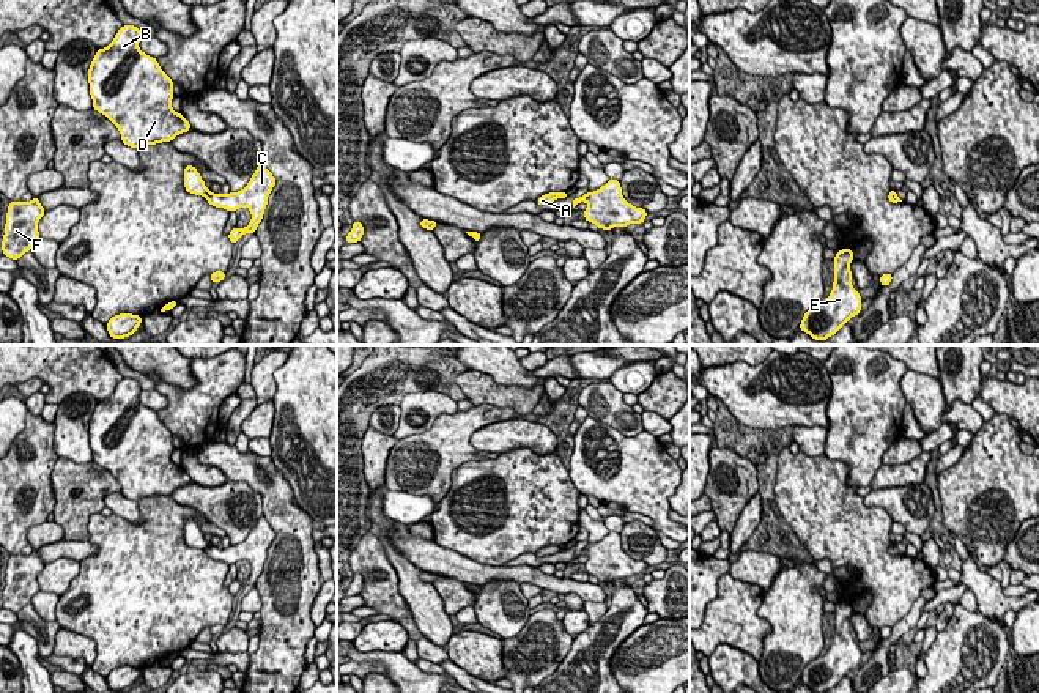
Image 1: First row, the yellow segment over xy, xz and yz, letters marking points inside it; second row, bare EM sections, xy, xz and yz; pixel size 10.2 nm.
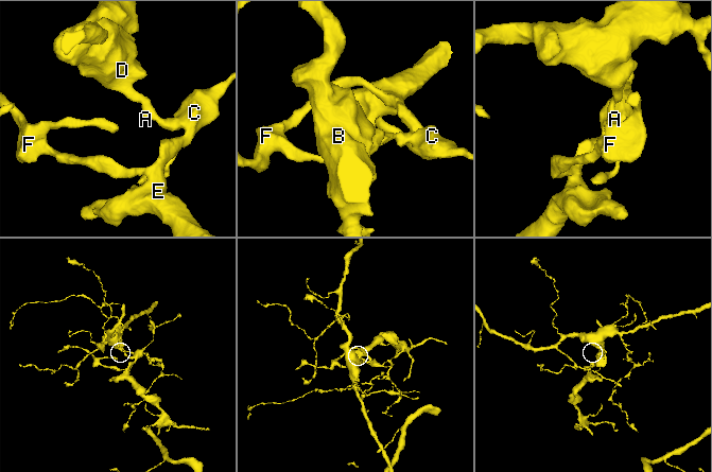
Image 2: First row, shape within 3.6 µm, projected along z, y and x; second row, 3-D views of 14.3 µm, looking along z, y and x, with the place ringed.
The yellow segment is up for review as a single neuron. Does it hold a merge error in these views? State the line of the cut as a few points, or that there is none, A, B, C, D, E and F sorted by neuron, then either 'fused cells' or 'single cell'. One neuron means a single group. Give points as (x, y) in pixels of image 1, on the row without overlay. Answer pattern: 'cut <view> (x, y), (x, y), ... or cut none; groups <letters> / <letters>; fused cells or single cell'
cut xy (210, 544), (203, 548); groups A B D / C E F; fused cells

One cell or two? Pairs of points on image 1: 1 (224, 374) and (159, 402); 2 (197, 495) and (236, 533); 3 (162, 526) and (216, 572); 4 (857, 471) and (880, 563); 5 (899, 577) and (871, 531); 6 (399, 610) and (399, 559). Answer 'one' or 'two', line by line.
1: two
2: one
3: one
4: two
5: one
6: two

